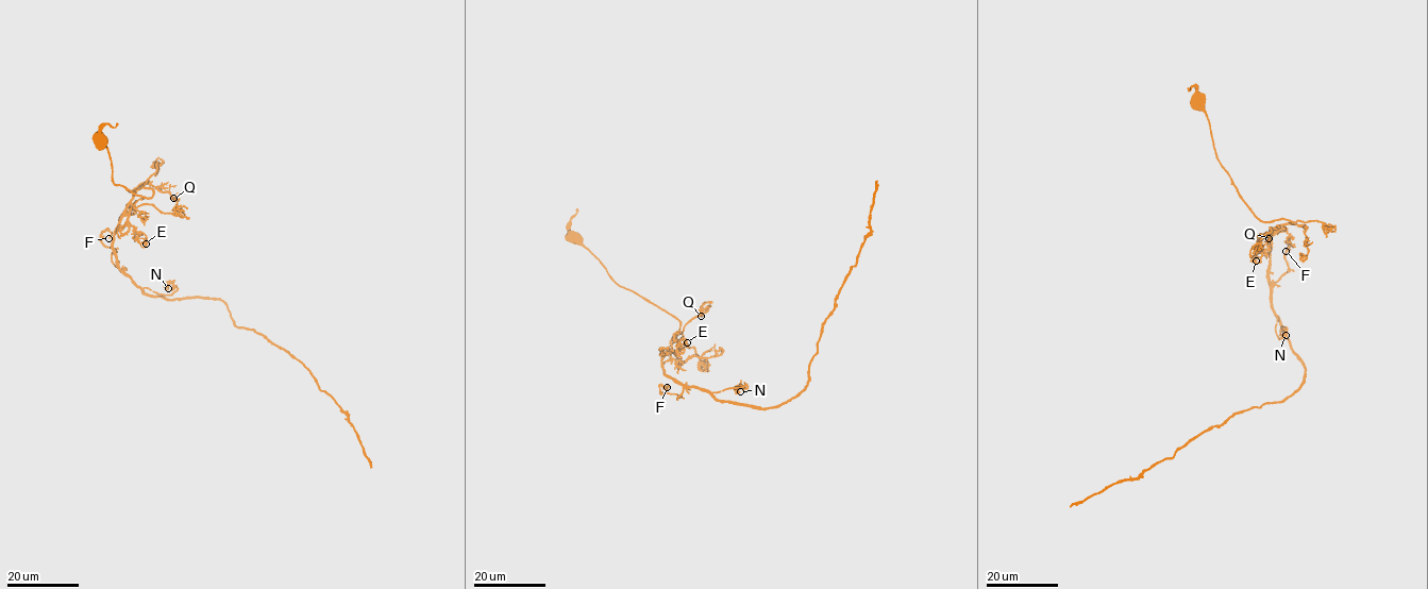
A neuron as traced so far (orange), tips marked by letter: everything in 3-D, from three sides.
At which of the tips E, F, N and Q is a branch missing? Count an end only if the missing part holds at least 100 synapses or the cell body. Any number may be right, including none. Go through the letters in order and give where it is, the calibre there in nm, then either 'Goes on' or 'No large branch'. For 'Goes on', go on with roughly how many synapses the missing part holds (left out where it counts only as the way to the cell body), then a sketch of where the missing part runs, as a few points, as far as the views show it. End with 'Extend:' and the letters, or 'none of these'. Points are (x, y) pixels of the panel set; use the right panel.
E: Place: (1256, 261). Thickness 160 nm. No large branch
F: Place: (1286, 251). Thickness 200 nm. No large branch
N: Place: (1286, 335). Thickness 120 nm. No large branch
Q: Place: (1269, 238). Thickness 140 nm. No large branch
Extend: none of these

